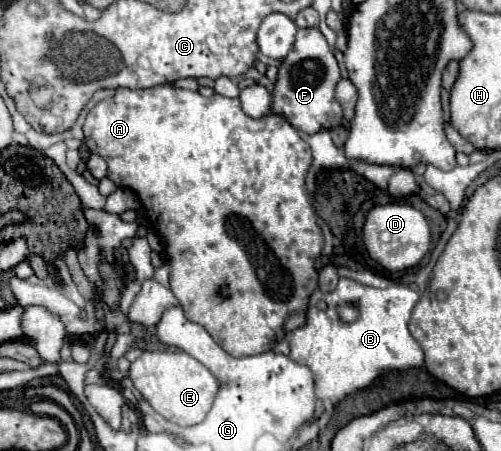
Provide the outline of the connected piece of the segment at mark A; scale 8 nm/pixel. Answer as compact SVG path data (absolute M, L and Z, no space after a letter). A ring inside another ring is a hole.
M152 86L144 90L118 88L112 98L104 98L88 112L86 122L84 122L84 142L90 148L90 152L100 154L108 162L108 178L116 182L116 186L130 188L132 192L136 192L142 206L154 220L154 228L166 246L168 264L170 264L170 288L174 296L178 298L186 318L190 322L204 326L208 334L212 334L214 342L220 344L228 354L252 356L252 354L268 352L276 340L286 336L286 330L292 332L294 328L306 322L308 298L318 286L314 260L322 250L324 236L322 236L322 230L318 228L316 214L304 190L304 176L312 162L310 146L300 138L296 128L292 128L284 116L270 114L264 118L250 118L242 112L238 98L226 98L220 94L204 98L198 92L172 88L172 86Z

